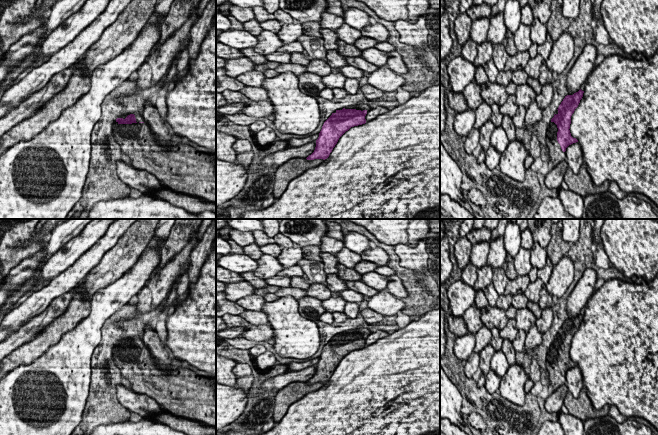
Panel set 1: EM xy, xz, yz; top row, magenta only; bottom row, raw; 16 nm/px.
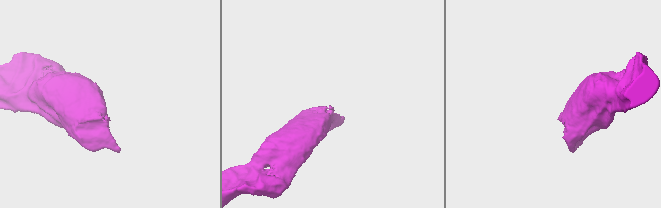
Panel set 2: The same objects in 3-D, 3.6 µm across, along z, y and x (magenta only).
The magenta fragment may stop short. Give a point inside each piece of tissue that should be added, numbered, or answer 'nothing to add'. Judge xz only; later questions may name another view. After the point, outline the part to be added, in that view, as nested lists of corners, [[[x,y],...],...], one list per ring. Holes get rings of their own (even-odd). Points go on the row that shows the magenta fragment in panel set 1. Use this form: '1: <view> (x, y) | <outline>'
1: xz (361, 107) | [[[360,104],[360,105],[353,105],[351,106],[351,109],[356,109],[356,110],[371,110],[372,108],[370,107],[370,105],[367,105],[367,104]]]

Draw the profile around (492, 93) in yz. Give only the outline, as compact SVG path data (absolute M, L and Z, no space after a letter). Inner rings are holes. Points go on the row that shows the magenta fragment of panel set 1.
M490 81L481 85L481 96L483 101L490 106L497 104L500 107L508 99L506 88L497 82L491 83Z

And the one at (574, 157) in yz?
M578 142L569 145L566 148L565 154L565 160L568 164L568 167L574 174L578 174L579 169L584 162L581 145Z

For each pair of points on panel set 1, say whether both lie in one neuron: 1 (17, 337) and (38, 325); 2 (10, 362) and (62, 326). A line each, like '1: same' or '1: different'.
1: same
2: same

